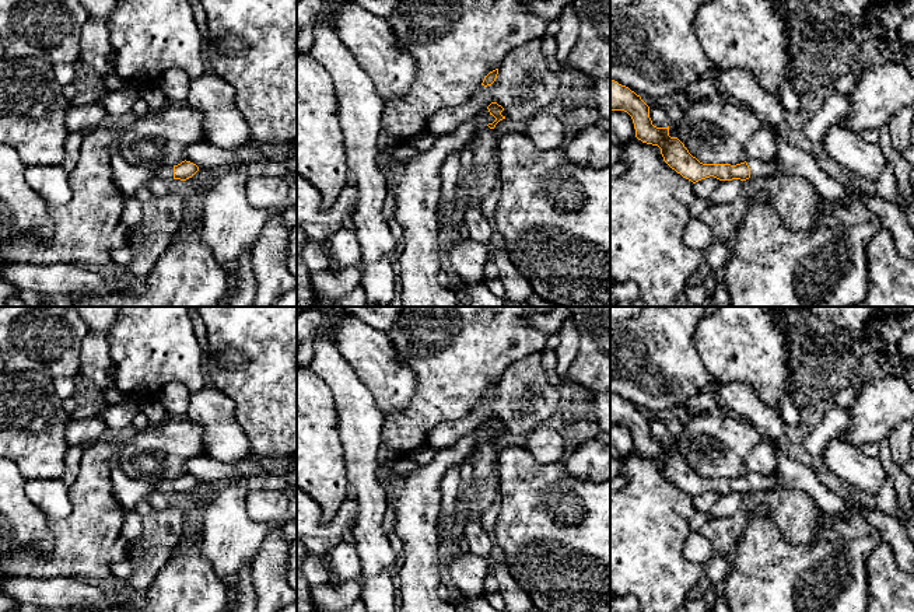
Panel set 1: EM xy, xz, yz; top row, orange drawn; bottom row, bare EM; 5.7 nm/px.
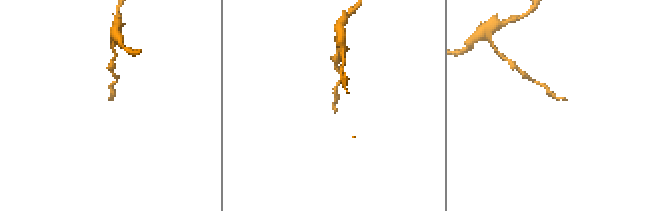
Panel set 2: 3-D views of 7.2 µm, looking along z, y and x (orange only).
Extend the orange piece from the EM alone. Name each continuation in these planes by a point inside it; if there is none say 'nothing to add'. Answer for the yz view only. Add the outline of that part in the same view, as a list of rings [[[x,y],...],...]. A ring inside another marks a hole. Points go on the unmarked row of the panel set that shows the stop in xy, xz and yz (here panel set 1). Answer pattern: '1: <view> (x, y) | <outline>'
1: yz (757, 482) | [[[746,473],[750,482],[750,492],[763,490],[770,492],[778,486],[778,480],[774,475],[757,475],[757,473]]]

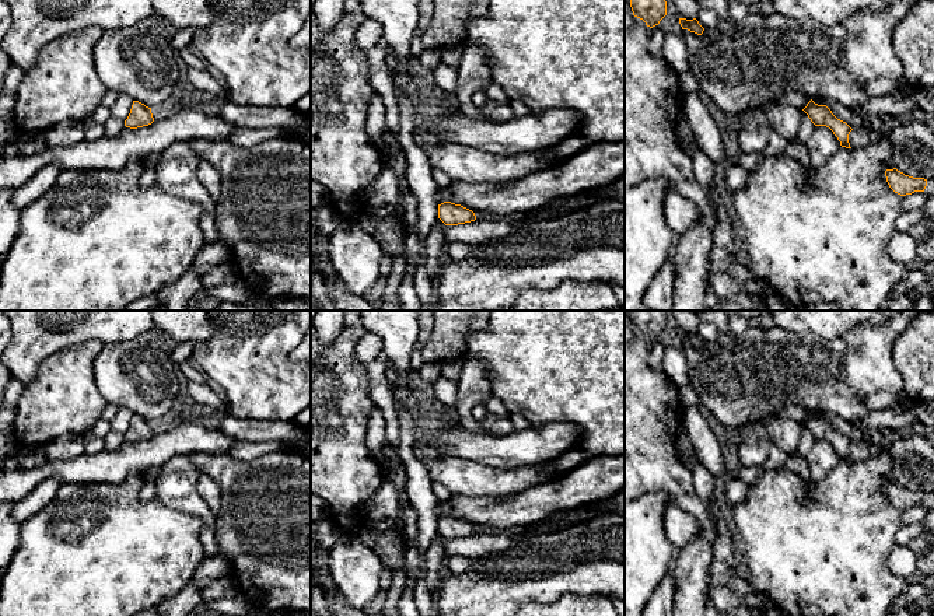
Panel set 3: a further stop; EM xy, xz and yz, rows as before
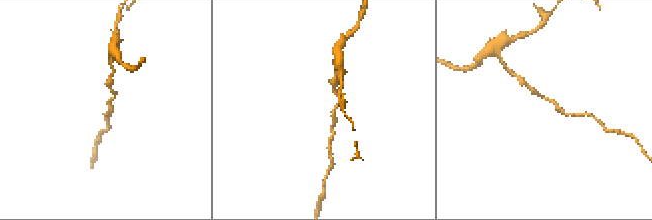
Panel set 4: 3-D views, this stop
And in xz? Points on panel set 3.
nothing to add

